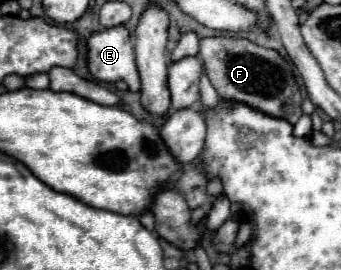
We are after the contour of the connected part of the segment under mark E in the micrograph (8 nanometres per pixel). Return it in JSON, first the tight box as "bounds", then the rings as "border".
{"bounds":[88,25,140,93],"border":[[[118,25],[92,33],[88,39],[88,71],[96,81],[126,81],[132,93],[140,91],[140,77],[134,63],[134,47],[126,27]]]}

